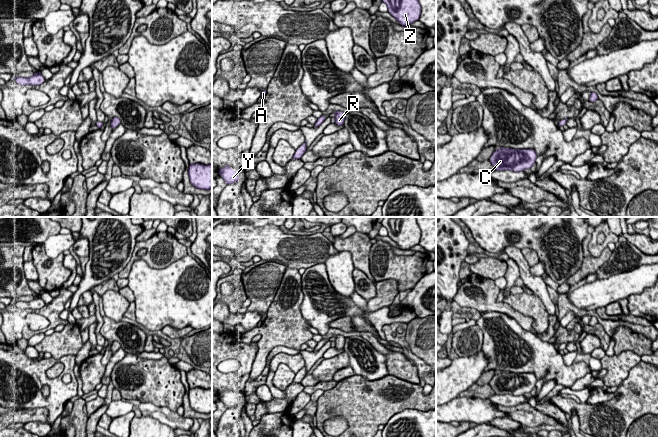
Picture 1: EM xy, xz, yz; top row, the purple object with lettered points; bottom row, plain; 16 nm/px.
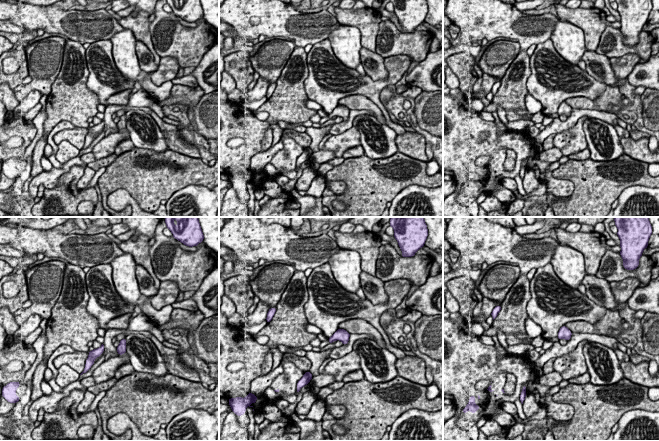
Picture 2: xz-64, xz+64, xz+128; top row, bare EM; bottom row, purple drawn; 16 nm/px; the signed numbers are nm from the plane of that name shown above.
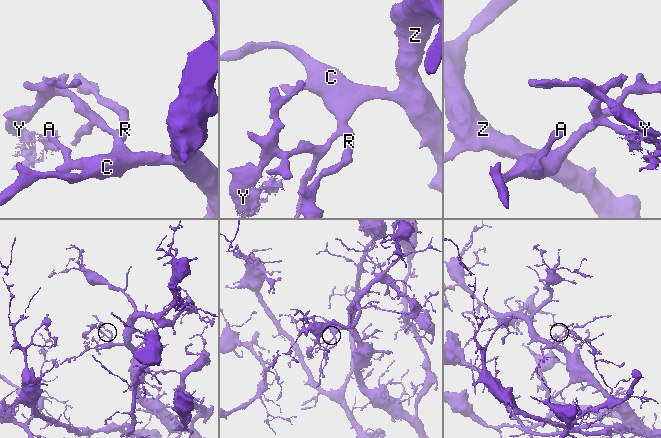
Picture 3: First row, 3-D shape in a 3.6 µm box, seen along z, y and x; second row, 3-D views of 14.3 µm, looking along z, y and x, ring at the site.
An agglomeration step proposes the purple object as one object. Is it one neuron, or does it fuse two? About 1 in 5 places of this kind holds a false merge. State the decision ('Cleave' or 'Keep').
Keep

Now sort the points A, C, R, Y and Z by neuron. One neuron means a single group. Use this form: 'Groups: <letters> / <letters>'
Groups: A C R Y Z

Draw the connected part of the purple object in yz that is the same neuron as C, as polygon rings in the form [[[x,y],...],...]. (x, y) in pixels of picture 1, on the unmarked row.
[[[501,371],[495,374],[489,385],[497,395],[520,396],[531,393],[537,382],[534,373],[512,373]]]

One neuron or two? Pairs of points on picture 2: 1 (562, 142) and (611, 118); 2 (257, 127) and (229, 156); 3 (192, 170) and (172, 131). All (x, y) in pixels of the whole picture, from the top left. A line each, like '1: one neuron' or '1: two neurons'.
1: two neurons
2: one neuron
3: two neurons

